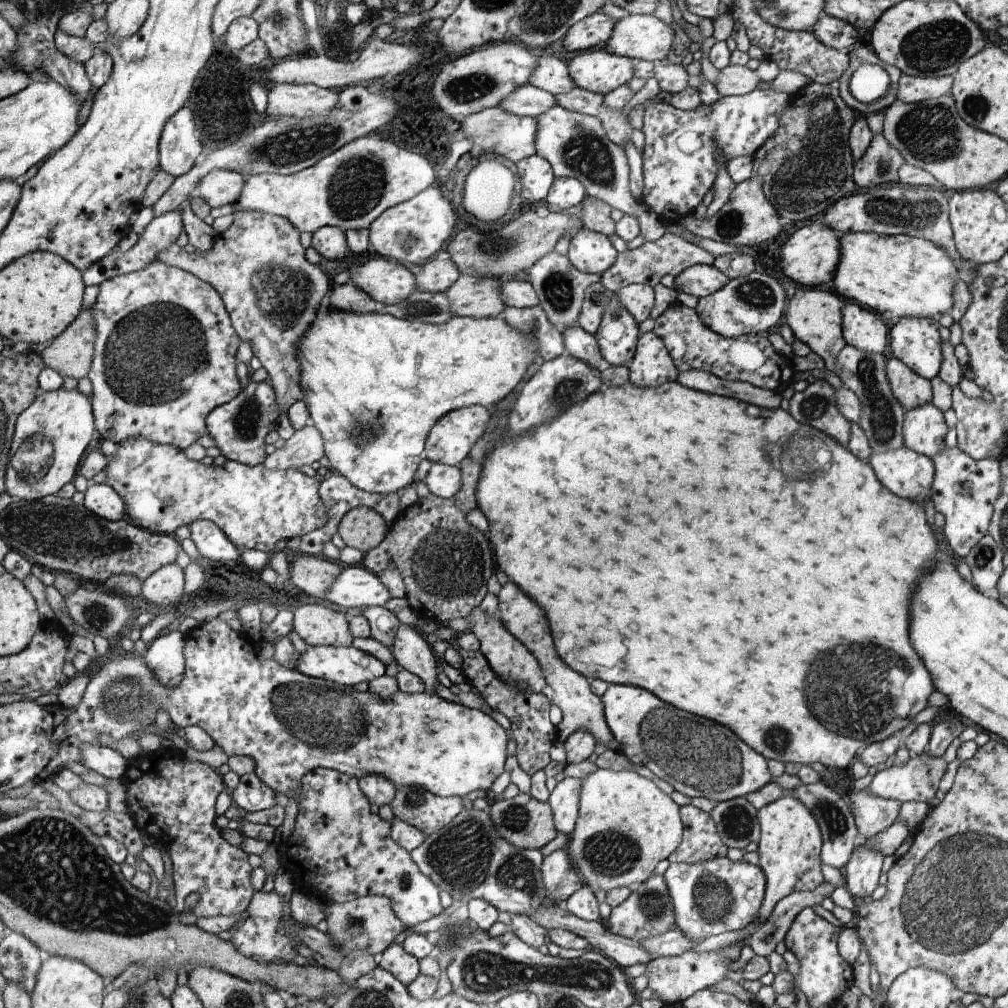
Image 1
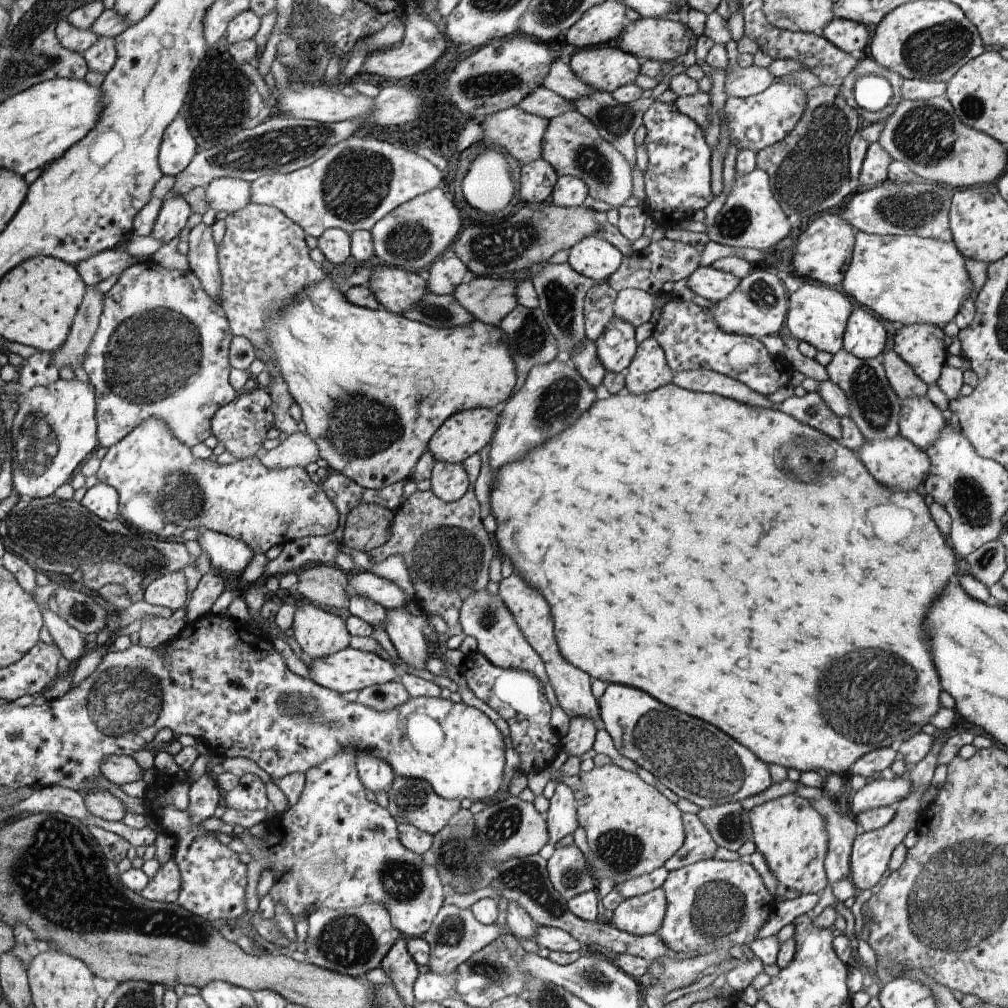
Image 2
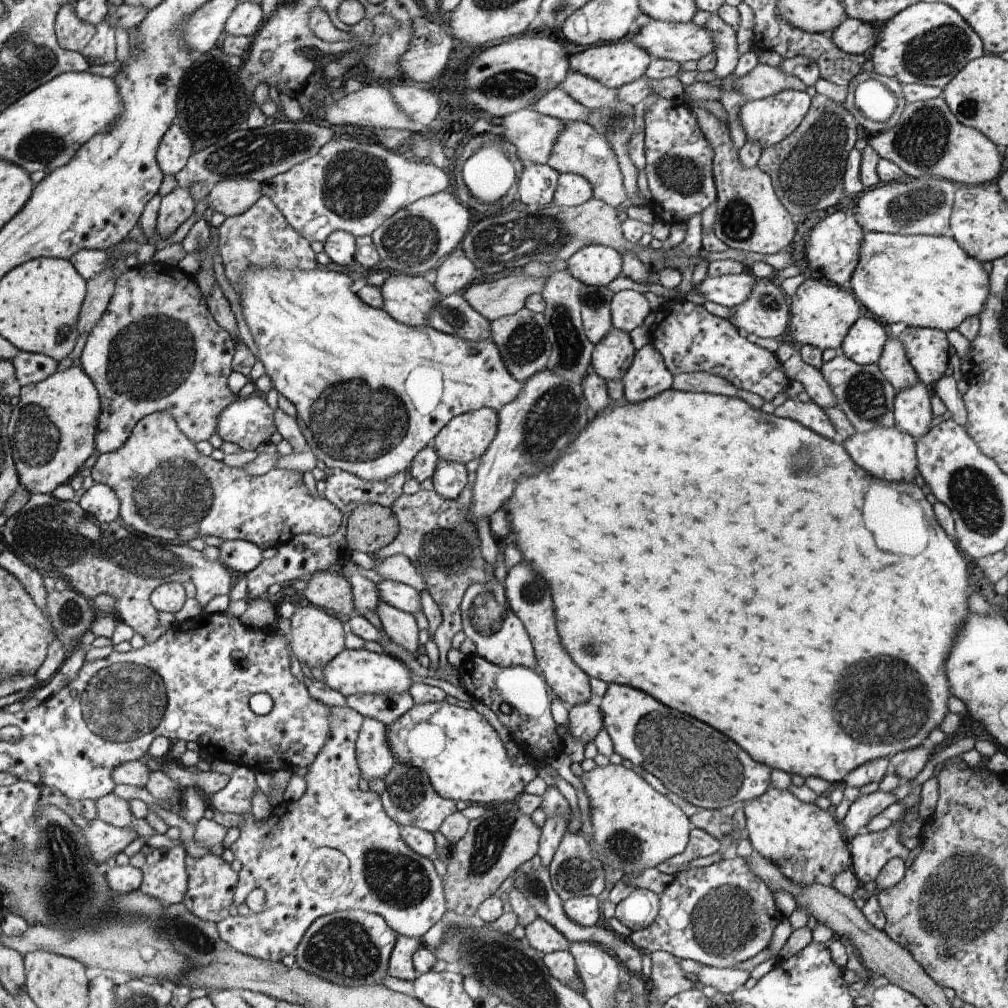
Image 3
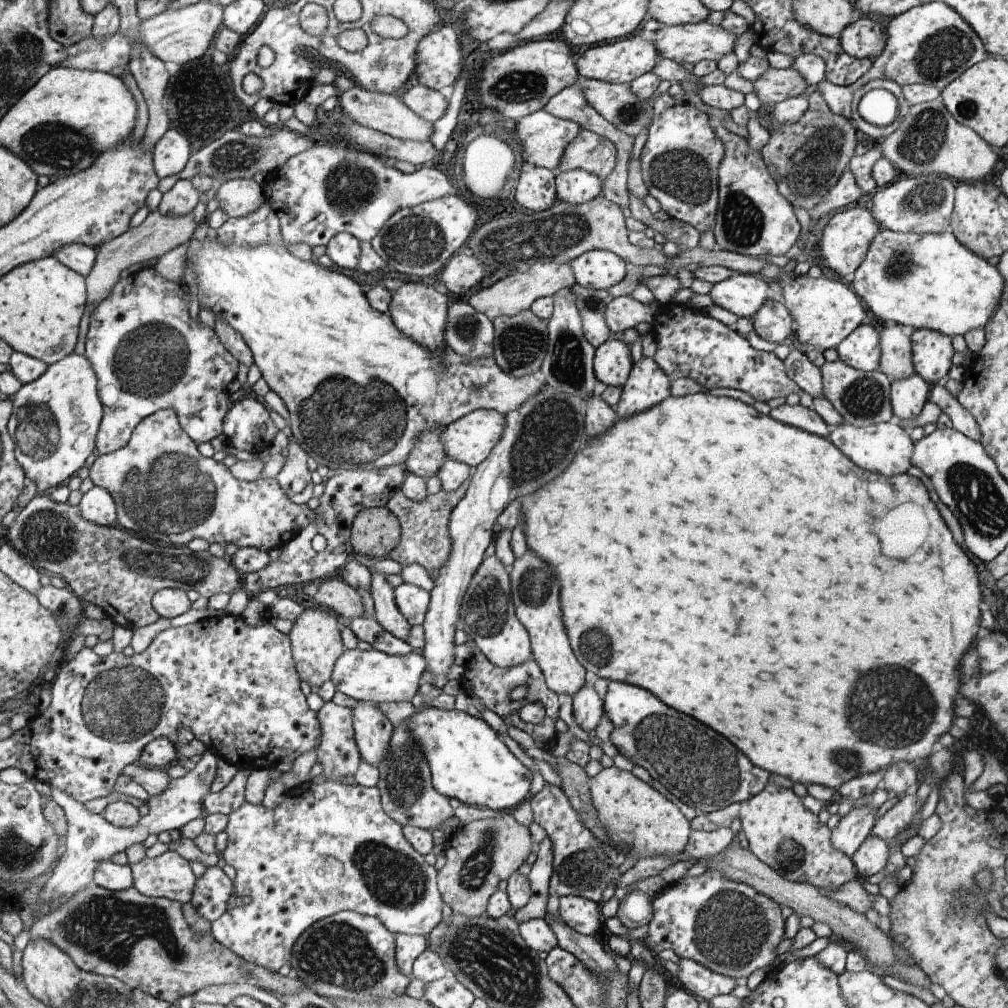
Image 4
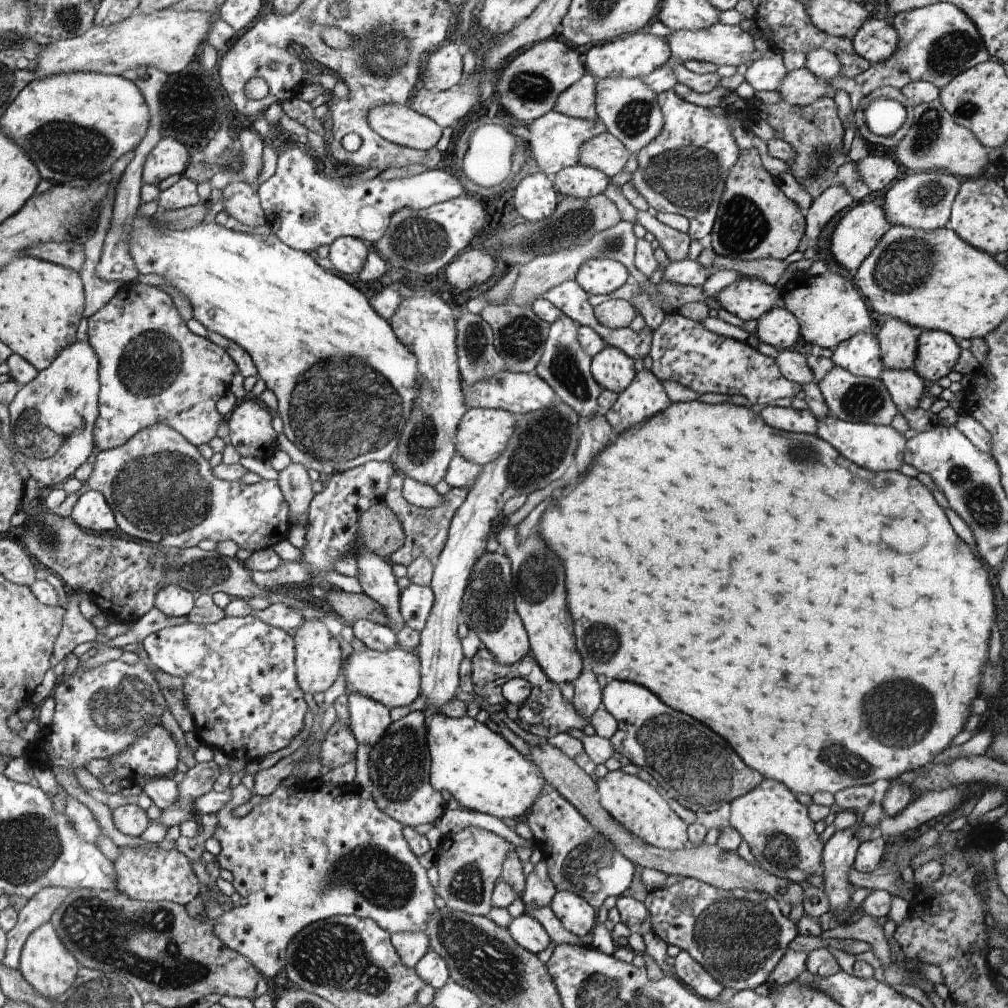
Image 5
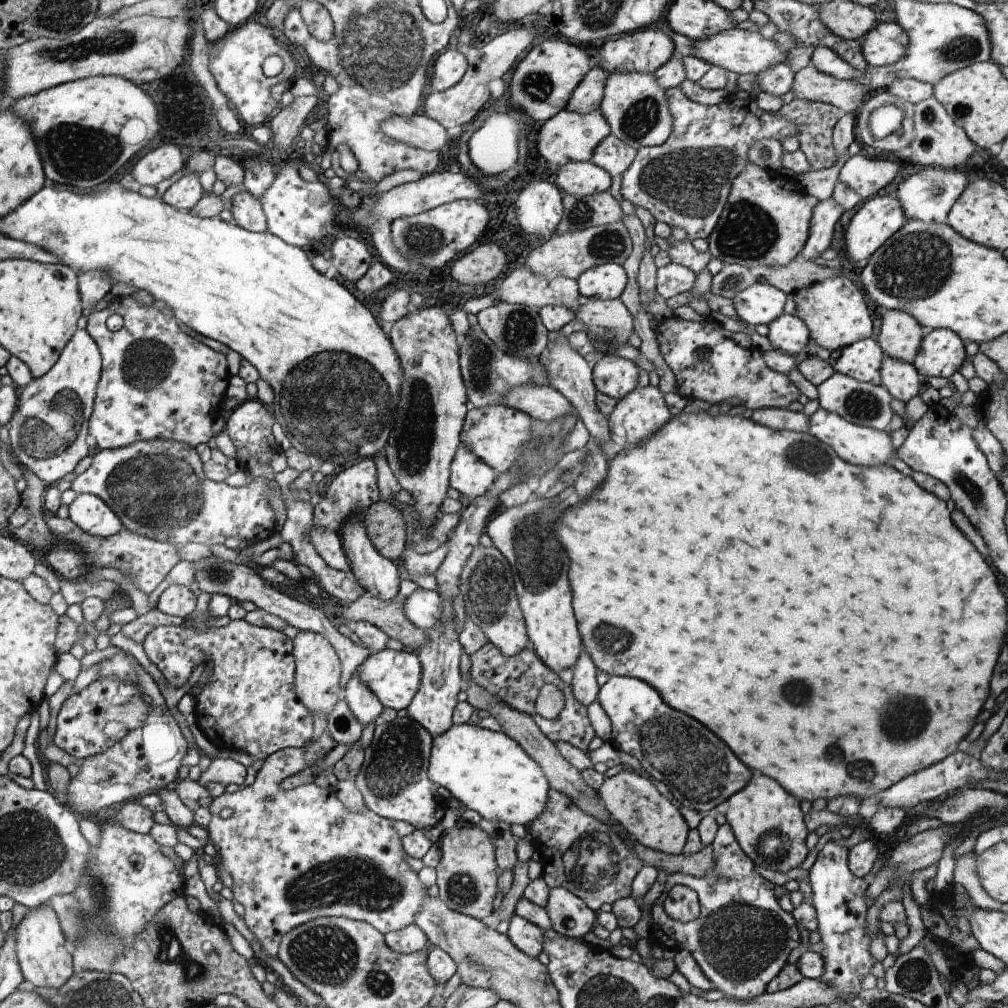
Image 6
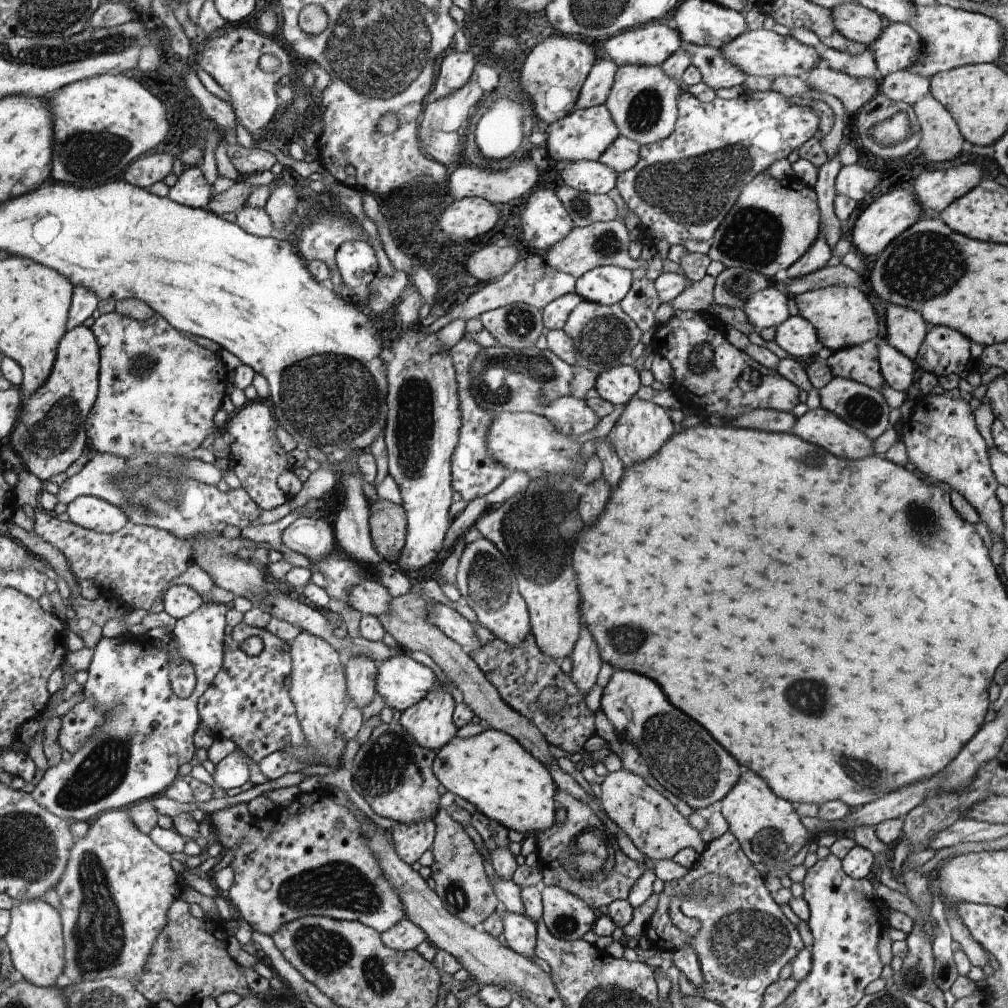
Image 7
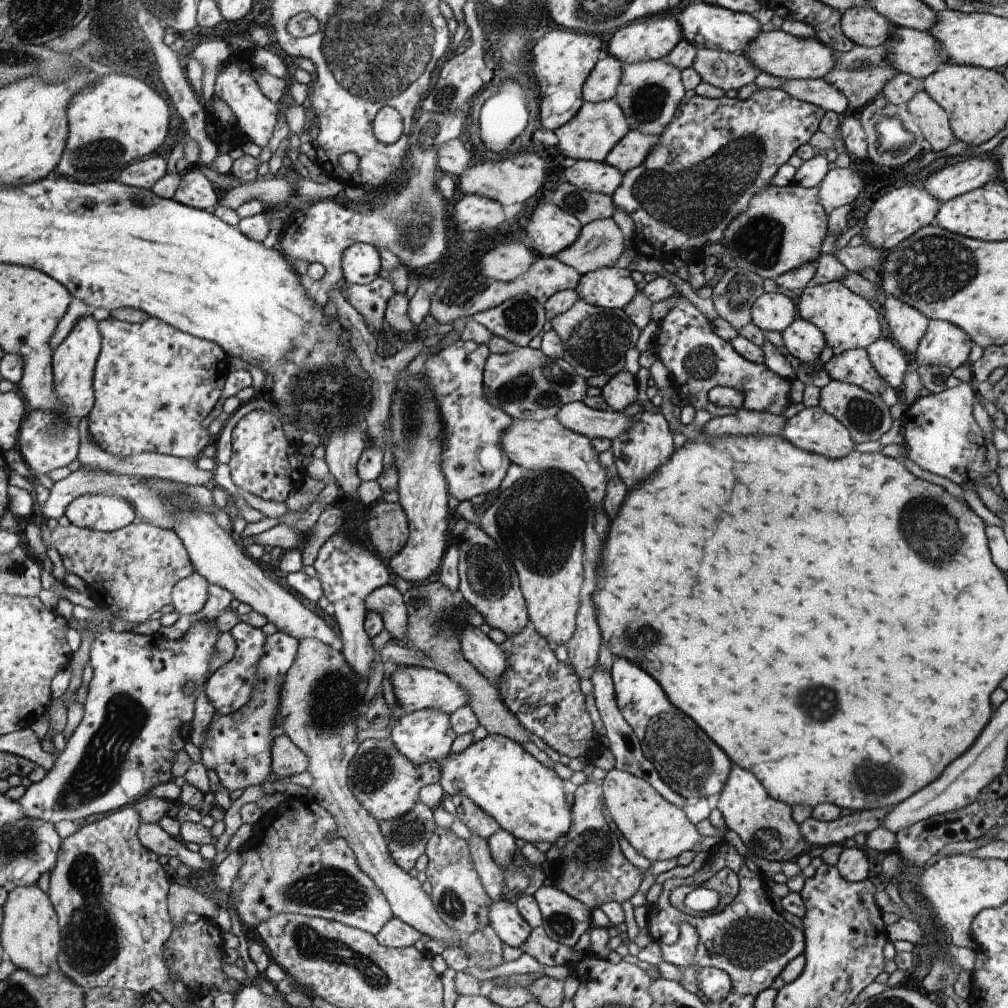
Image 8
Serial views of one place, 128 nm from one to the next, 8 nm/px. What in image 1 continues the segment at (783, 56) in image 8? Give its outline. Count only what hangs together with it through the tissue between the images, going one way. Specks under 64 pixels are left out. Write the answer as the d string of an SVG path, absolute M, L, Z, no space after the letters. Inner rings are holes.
M631 14L616 22L606 50L639 61L668 56L674 30L656 15Z

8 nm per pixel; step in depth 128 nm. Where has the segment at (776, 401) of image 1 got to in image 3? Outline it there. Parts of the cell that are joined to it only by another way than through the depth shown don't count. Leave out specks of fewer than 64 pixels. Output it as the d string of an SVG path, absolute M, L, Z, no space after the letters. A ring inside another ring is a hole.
M704 371L674 376L671 388L693 393L726 394L729 397L736 397L738 392L738 387L726 378Z

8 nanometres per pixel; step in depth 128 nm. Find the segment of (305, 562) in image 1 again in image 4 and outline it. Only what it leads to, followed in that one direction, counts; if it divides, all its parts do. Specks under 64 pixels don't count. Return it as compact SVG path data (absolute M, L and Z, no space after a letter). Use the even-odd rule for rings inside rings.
M339 576L326 578L317 583L318 591L312 601L334 610L346 618L358 618L363 615L362 597L358 591Z

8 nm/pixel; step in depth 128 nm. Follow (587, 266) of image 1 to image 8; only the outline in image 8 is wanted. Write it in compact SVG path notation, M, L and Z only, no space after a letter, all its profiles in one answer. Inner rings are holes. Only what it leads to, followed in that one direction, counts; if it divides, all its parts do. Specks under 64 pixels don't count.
M606 267L583 274L575 291L580 299L605 309L624 310L637 296L628 268Z

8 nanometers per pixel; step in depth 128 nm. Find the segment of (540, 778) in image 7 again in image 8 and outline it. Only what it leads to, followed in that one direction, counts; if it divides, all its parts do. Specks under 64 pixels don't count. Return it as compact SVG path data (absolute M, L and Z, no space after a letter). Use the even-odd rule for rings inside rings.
M487 734L486 738L474 741L462 752L450 753L450 756L443 760L439 783L447 796L467 796L494 818L502 829L533 845L536 842L555 844L556 839L568 833L573 824L572 807L566 804L564 782L558 778L558 774L544 767L521 743L502 735Z

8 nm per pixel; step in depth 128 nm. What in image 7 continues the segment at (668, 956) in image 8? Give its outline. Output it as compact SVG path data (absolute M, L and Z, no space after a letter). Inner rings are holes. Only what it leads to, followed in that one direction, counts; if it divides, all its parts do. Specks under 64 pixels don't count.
M674 895L671 898L669 906L669 915L671 921L686 934L687 944L682 949L673 951L673 963L678 970L686 974L687 979L694 986L702 986L704 978L702 977L701 966L696 951L691 944L691 938L701 929L701 922L696 917L689 917L681 911L682 898L685 895Z

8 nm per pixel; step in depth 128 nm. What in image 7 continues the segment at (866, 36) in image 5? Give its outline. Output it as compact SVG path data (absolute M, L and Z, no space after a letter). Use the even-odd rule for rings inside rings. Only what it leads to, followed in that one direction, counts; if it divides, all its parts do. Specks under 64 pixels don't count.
M895 22L882 29L881 36L868 46L880 77L908 69L922 52L920 35L906 22Z

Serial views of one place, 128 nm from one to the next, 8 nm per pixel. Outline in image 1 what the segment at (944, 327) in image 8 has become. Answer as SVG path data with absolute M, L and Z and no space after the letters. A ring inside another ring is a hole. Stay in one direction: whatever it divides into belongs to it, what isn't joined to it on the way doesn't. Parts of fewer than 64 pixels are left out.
M904 317L890 329L890 350L893 356L916 374L931 379L939 374L942 362L937 318Z

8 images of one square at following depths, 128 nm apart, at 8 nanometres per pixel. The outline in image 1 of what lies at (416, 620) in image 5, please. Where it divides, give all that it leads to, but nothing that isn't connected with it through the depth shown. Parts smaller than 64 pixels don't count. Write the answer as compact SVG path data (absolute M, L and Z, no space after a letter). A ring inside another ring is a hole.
M347 566L325 598L342 608L382 607L390 598L380 576L362 566Z

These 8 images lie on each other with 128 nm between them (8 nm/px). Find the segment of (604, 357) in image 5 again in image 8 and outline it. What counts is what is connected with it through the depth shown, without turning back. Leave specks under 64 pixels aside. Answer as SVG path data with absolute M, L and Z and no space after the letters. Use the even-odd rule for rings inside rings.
M627 369L616 373L602 388L601 397L612 411L620 412L638 398L636 375Z

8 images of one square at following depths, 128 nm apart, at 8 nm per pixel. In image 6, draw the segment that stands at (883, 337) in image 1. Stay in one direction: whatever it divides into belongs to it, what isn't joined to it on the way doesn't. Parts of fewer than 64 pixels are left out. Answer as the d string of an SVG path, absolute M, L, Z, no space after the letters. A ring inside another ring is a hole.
M868 338L831 351L829 361L836 373L880 385L883 358L879 342Z

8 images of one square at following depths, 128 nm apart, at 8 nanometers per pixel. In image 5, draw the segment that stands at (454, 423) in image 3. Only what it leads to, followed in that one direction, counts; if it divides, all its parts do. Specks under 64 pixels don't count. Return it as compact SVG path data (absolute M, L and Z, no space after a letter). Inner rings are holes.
M476 407L468 410L457 428L457 455L484 466L500 457L516 430L517 416L504 409L483 409Z

